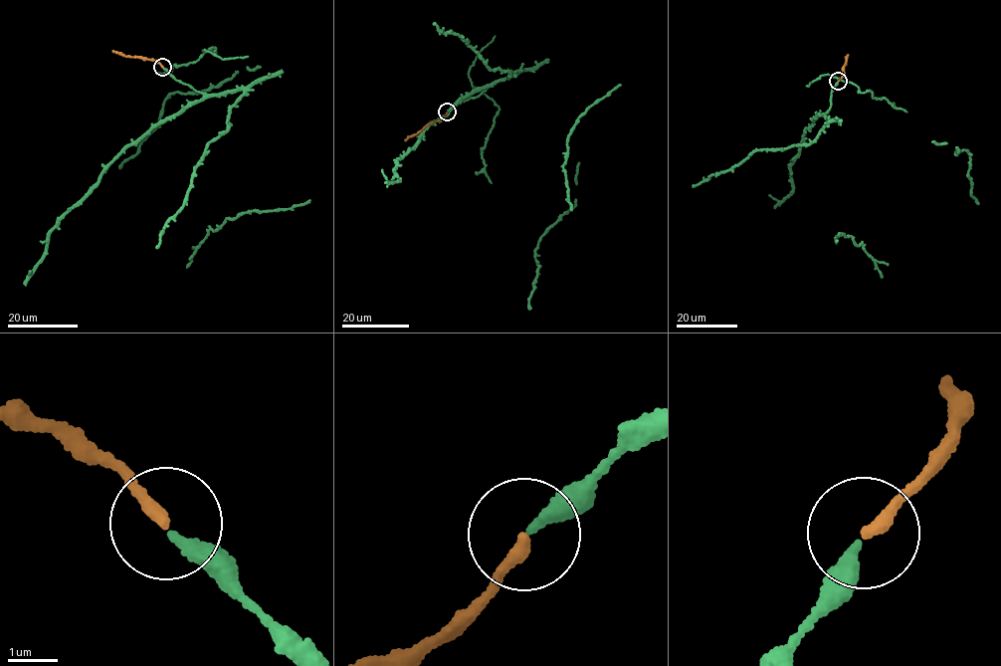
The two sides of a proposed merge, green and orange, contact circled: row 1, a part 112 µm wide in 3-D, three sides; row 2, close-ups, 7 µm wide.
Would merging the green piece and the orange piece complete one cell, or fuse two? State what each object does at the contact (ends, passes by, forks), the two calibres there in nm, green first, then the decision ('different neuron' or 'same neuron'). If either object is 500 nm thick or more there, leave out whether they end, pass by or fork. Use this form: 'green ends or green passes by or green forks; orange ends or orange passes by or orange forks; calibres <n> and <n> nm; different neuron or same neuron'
green ends; orange ends; calibres 280 and 240 nm; same neuron

